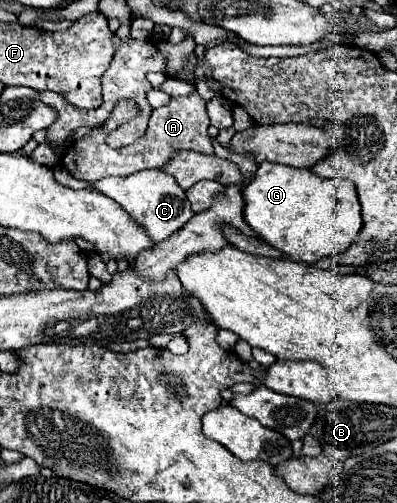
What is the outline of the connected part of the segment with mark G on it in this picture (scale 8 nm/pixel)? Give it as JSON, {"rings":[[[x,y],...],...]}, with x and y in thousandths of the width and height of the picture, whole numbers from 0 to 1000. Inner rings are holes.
{"rings":[[[660,322],[640,354],[610,374],[610,394],[615,437],[635,461],[746,521],[796,525],[811,513],[861,505],[912,457],[897,370],[882,358],[806,354],[776,334]]]}

